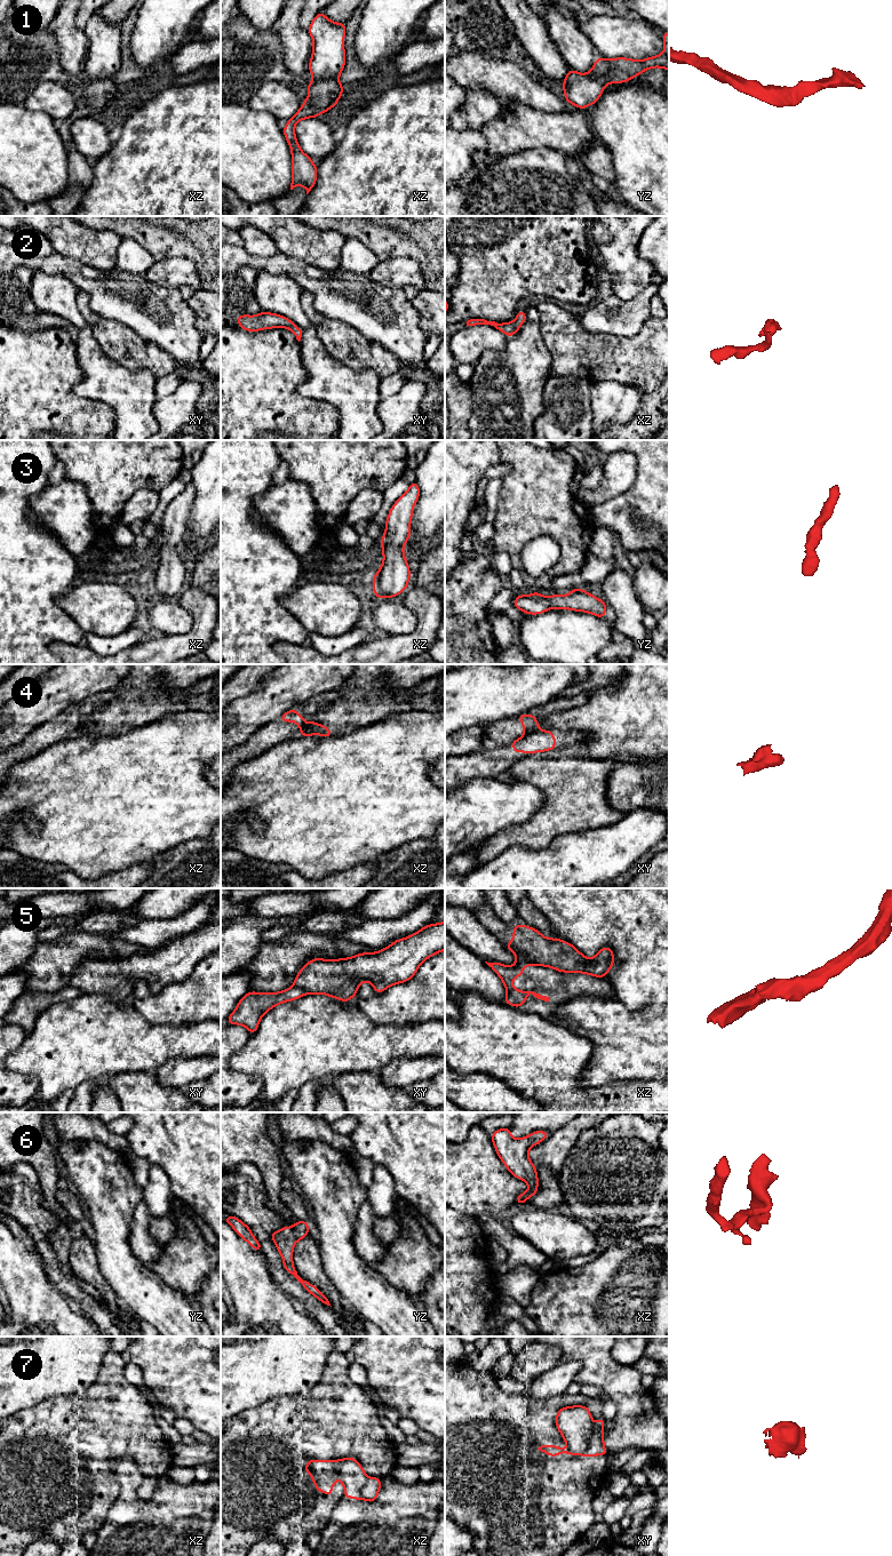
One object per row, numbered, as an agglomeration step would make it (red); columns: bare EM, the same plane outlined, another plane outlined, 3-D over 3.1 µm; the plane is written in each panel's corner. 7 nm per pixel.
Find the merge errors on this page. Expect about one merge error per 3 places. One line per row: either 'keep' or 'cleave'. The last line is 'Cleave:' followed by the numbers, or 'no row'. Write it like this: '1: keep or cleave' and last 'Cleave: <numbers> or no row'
1: keep
2: keep
3: keep
4: cleave
5: cleave
6: keep
7: cleave
Cleave: 4, 5, 7

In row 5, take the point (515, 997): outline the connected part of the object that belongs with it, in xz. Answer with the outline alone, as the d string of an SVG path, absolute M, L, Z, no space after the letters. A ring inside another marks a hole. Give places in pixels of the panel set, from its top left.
M507 948L516 955L516 963L513 966L507 966L501 963L487 963L485 961L502 980L504 988L507 990L507 998L504 1004L521 1007L524 1002L527 999L527 996L531 994L535 998L544 1002L552 1003L552 996L542 996L534 991L520 991L512 987L512 981L515 978L524 975L523 966L534 966L535 964L528 960L524 955L518 952L516 949Z

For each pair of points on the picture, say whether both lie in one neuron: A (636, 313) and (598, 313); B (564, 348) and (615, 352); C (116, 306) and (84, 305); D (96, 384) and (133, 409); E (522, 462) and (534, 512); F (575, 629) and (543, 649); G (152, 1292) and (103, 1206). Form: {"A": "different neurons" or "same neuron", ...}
{"A": "same neuron", "B": "same neuron", "C": "different neurons", "D": "same neuron", "E": "same neuron", "F": "same neuron", "G": "same neuron"}

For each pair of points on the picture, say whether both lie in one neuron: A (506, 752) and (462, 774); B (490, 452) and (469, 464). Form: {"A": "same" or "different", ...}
{"A": "same", "B": "same"}

